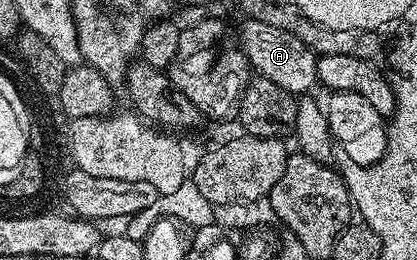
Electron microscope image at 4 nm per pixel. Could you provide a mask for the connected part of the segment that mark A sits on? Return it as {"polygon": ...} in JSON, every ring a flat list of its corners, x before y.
{"polygon":[[247,18,244,23,244,26,237,30,237,41,244,52,247,53,247,62,250,64,252,71,258,77,273,80,273,84,285,88,285,92,296,96,310,95,311,89,316,89,319,80,317,76,319,58,315,51,310,50,305,44,301,44,301,40,297,40,297,36,293,36,293,32,285,32,282,28,273,28,273,24,265,24,256,18]]}

